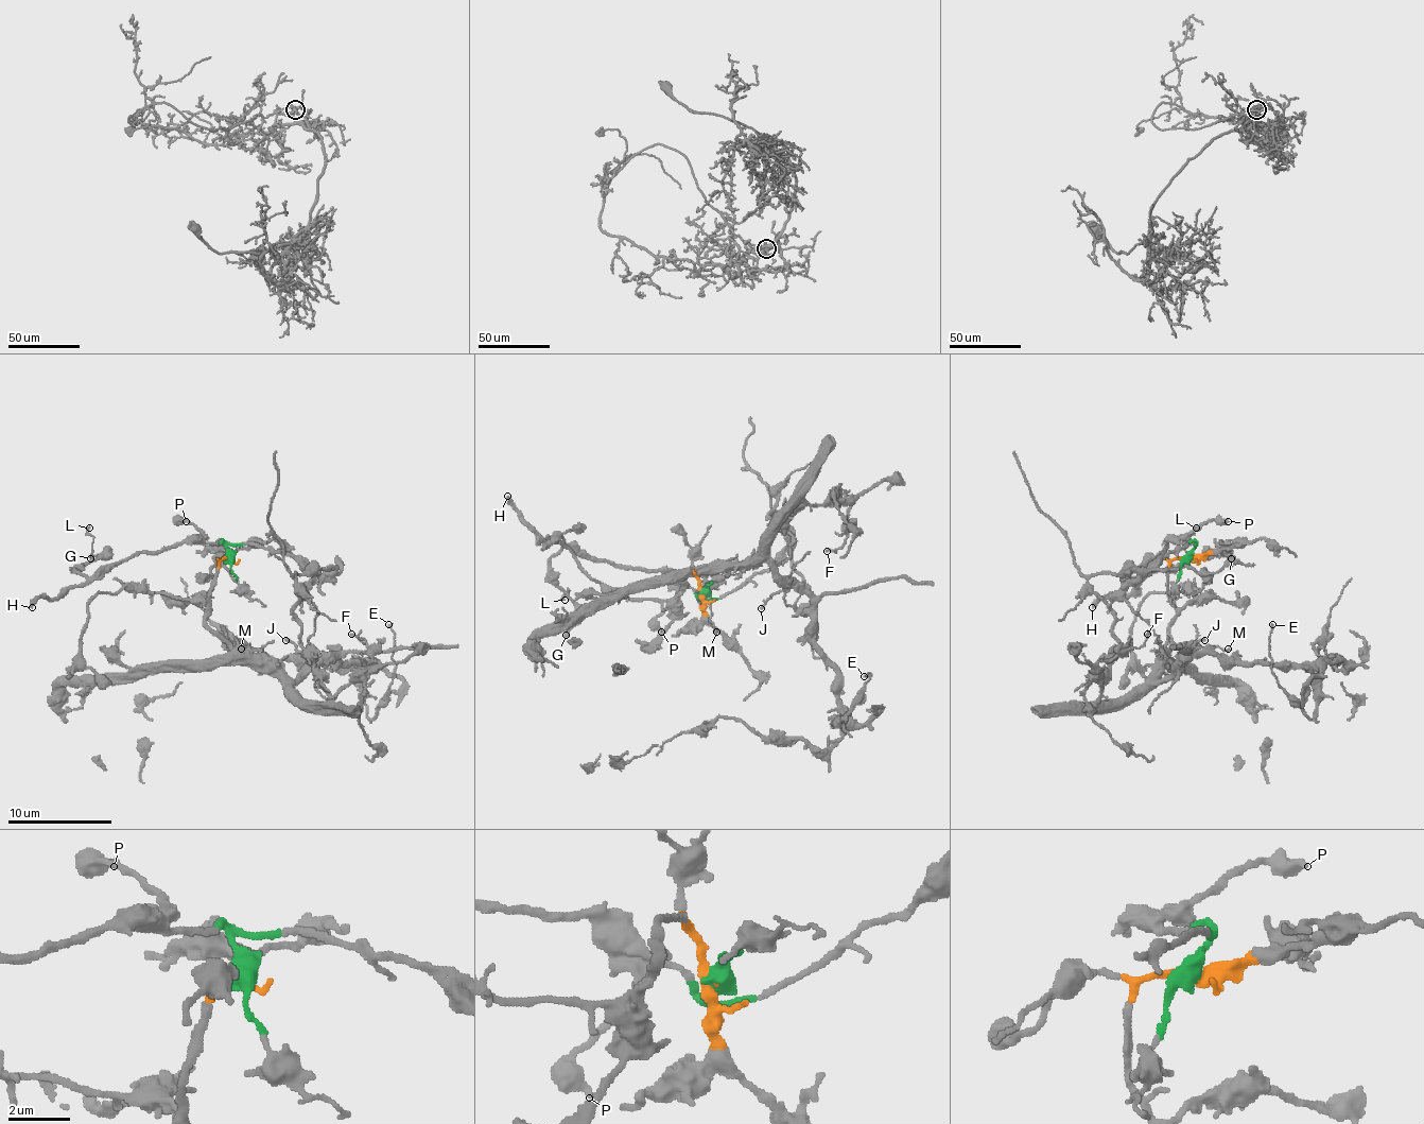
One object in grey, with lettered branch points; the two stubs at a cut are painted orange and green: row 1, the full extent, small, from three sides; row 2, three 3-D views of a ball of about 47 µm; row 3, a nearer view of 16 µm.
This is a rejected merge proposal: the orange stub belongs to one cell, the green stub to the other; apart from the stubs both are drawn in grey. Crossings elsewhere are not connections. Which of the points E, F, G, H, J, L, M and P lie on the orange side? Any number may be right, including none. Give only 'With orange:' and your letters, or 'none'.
With orange: E, F, J, M

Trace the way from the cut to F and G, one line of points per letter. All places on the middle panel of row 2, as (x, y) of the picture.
F: (704, 591), (693, 572), (686, 581), (680, 575), (748, 563), (800, 502), (852, 502), (847, 538), (827, 552)
G: (704, 591), (696, 597), (662, 572), (614, 568), (562, 547), (550, 559), (550, 577), (580, 617), (566, 636)

